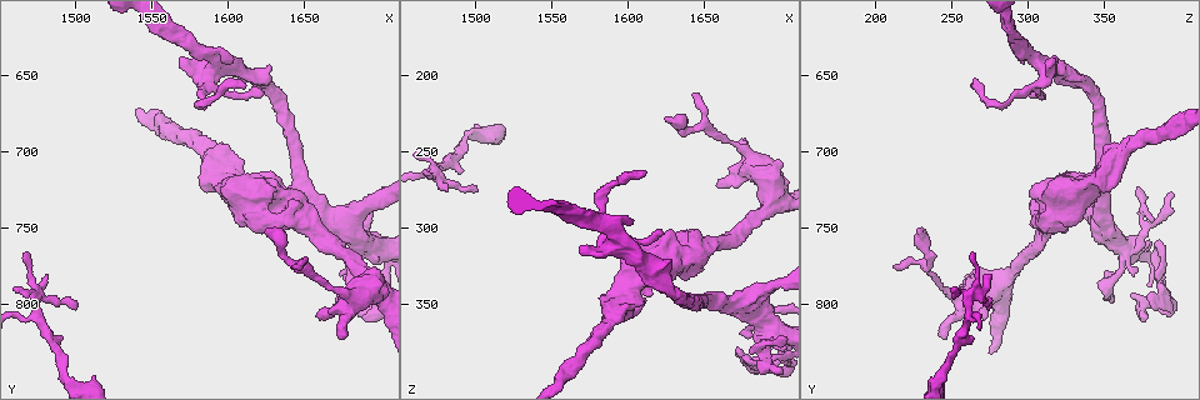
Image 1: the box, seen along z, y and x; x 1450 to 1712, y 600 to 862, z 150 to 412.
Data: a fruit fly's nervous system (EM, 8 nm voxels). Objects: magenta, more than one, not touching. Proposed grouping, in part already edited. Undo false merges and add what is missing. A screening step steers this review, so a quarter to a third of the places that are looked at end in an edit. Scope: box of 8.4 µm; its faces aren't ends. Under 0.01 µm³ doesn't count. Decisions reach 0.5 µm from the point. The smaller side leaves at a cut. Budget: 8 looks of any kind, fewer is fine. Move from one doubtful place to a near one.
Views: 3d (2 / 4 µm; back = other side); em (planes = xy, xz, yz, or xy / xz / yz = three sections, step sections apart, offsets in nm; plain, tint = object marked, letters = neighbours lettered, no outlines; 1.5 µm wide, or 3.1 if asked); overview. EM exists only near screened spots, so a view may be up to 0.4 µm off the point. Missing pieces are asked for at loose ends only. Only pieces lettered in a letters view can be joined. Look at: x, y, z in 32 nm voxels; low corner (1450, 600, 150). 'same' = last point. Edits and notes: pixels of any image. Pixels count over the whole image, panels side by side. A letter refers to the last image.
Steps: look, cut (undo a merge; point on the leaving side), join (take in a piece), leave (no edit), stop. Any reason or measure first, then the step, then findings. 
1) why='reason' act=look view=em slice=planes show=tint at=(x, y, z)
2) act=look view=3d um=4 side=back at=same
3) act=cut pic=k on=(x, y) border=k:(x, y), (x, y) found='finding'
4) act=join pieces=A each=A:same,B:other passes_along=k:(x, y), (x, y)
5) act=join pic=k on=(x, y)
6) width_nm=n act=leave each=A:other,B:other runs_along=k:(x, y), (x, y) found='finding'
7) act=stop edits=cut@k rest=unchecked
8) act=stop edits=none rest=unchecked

why='an open end' act=look view=em slice=planes show=letters at=(1672, 822, 242)

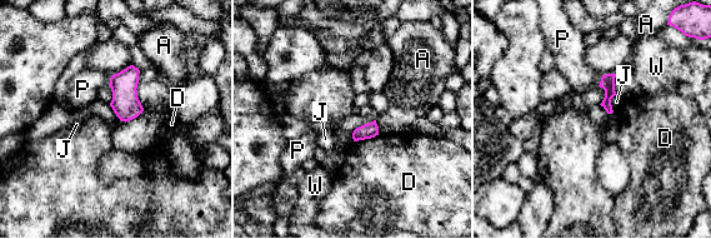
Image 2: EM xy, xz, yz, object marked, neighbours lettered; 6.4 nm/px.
act=leave each=A:other,D:other,J:other,P:other,W:other border=2:(616, 94), (611, 99), (612, 111) found='no lettered piece goes on from it'

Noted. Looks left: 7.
why='abrupt turn' act=look view=em slice=planes show=letters at=(1474, 808, 260)

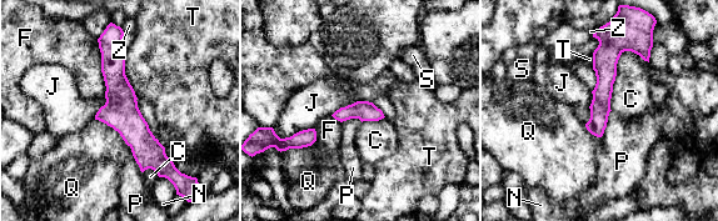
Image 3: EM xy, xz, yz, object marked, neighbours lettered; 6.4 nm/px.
width_nm=130 longest_contact=C:420nm act=leave each=C:other,F:other,J:other,N:other,P:other,Q:other,S:other,T:other,Z:other found='continuous, no second cell'

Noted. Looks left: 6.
why='thick turns thin' act=look view=3d um=2 at=(1698, 764, 366)

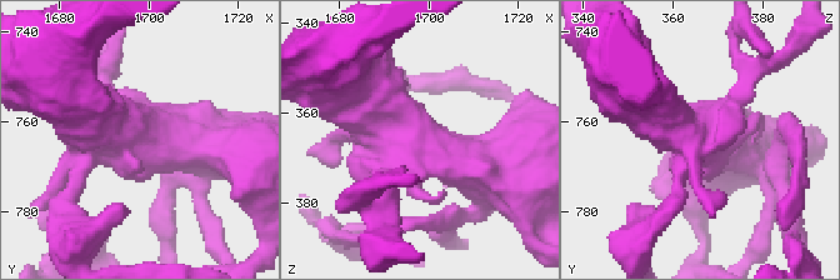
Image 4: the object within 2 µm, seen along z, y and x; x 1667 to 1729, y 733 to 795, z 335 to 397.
why='need the tissue' act=look view=em um=3.1 slice=planes show=tint at=(1696, 762, 369)

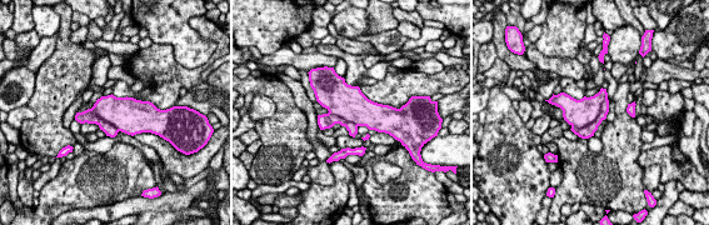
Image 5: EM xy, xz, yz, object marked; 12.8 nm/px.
act=look view=em um=3.1 slice=planes show=letters at=same

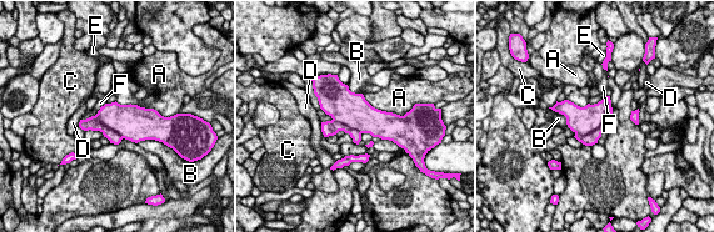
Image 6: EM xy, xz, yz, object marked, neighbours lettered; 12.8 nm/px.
act=leave each=A:other,B:other,C:other,D:other,E:other,F:other found='continuous, no second cell'

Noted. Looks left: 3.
act=stop edits=none rest=unchecked

